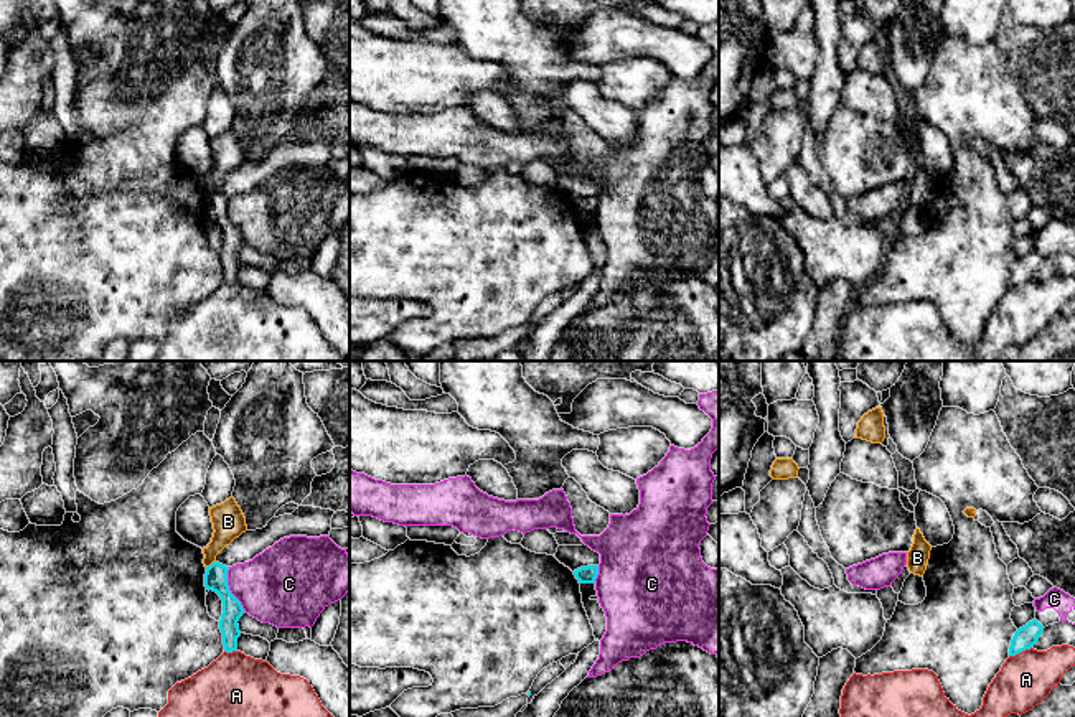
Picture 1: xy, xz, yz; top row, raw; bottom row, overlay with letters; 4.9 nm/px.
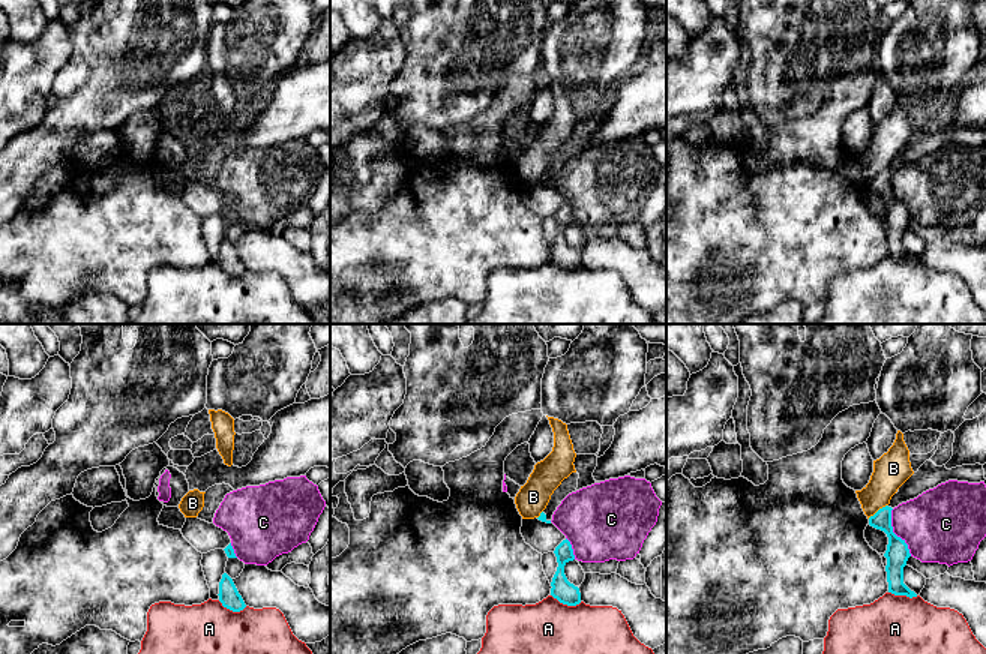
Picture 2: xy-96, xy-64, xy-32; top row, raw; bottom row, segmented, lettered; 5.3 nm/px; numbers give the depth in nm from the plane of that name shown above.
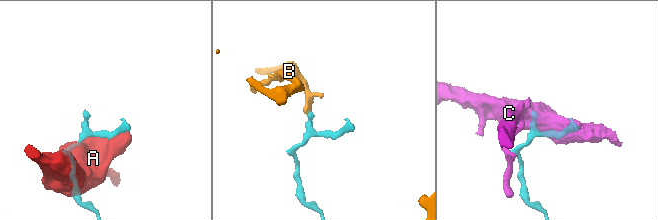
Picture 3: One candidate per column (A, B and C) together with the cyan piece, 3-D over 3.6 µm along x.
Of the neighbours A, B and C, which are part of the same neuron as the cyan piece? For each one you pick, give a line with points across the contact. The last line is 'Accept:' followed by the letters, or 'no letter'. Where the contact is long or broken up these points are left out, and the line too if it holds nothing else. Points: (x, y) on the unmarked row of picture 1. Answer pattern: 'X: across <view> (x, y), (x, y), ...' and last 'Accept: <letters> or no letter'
Accept: no letter

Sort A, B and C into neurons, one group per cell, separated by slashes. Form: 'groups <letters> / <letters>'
groups A / B / C

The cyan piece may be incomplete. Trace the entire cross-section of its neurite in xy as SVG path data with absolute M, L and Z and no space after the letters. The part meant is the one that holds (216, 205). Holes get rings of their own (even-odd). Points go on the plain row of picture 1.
M213 193L206 198L204 218L206 221L216 223L223 231L223 246L219 251L219 260L223 264L223 275L226 284L237 282L239 249L244 244L241 232L231 224L228 216L229 198Z

